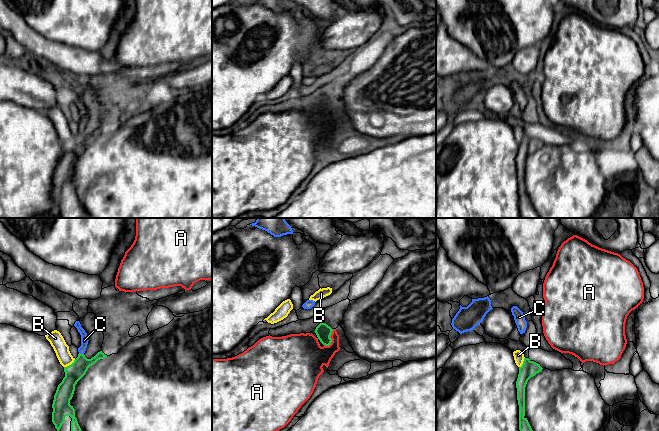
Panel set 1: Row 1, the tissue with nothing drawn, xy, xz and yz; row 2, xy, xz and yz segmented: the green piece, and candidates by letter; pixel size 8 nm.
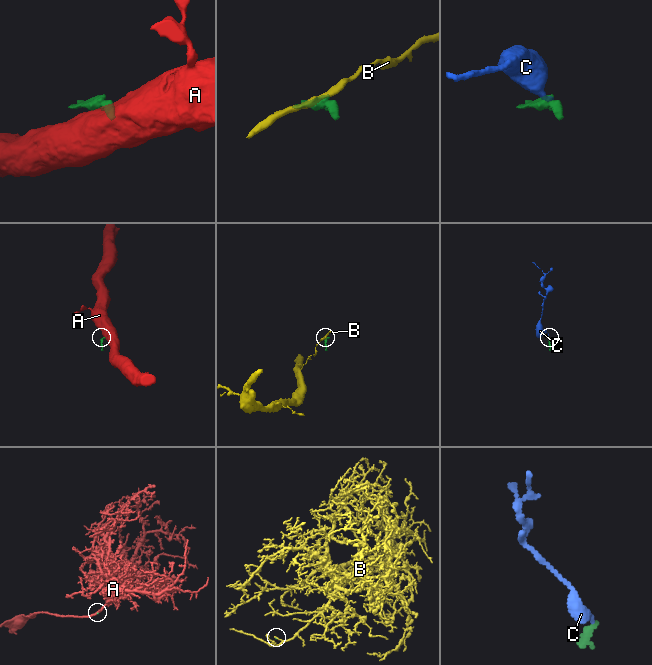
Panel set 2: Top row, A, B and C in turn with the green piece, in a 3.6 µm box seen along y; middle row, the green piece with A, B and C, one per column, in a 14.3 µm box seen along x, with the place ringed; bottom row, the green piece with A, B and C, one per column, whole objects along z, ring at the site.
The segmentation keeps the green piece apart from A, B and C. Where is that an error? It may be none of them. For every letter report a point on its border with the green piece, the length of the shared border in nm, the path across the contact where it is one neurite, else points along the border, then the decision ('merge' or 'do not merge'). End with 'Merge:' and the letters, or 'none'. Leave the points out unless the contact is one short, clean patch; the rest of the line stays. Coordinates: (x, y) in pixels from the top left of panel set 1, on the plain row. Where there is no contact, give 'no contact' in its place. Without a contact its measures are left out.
A: contact xz (331, 115); length 160 nm; border xz (333, 105), (330, 111), (331, 118), (325, 122); do not merge
B: contact xy (69, 141); length 120 nm; border xy (75, 135), (64, 143); do not merge
C: contact xy (81, 130); length 40 nm; way xy (73, 149), (81, 140), (81, 130), (84, 116); merge
Merge: C

